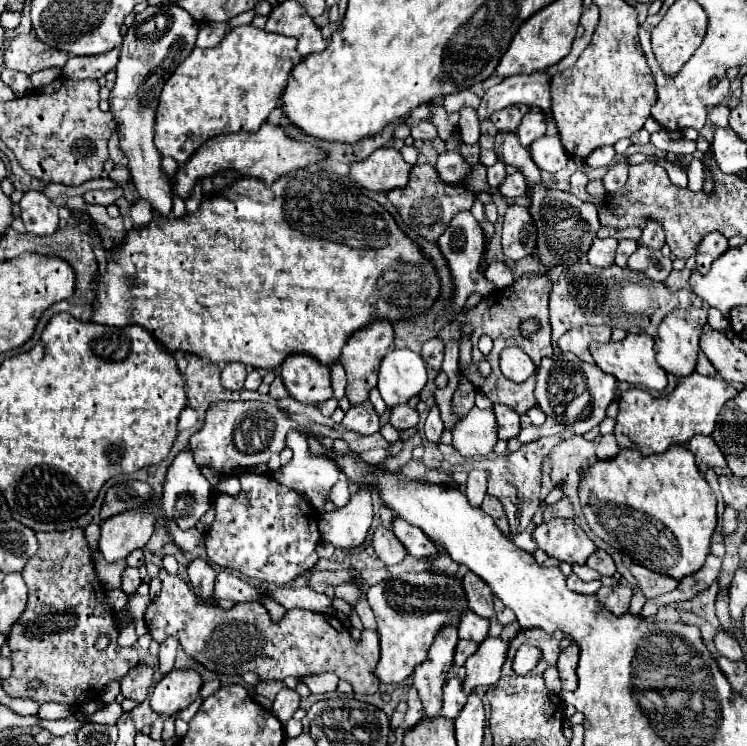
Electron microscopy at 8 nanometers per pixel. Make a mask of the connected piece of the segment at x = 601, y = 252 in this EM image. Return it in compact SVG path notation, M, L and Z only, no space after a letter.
M609 237L609 239L595 239L587 251L587 259L591 265L597 267L607 267L609 263L613 263L615 257L615 247L617 247L617 239Z

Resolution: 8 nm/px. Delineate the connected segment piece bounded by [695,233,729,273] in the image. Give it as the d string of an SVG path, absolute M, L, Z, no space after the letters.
M709 233L709 235L705 235L705 239L699 243L697 255L695 255L697 257L697 269L701 273L707 273L709 265L717 257L721 257L727 249L729 249L727 247L727 239L721 233Z

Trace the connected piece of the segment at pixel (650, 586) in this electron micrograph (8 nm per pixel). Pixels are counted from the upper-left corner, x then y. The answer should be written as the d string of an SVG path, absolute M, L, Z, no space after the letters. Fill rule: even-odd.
M631 565L629 571L633 573L633 577L637 579L637 585L639 589L643 591L643 595L647 599L653 599L653 597L659 597L659 595L665 595L669 591L673 591L677 587L677 579L673 577L665 577L661 573L655 573L655 571L649 571L641 565Z

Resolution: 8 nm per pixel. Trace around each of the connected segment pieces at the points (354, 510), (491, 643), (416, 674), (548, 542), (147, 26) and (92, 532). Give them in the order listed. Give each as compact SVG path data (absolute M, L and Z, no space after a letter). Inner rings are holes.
M357 489L349 503L337 507L331 513L319 515L319 531L321 537L331 541L335 547L351 551L361 545L367 537L367 531L373 521L373 503L371 489Z
M497 637L485 639L479 645L477 653L471 655L465 662L466 677L463 680L463 692L469 695L476 686L493 685L501 673L505 657L507 657L507 645L501 639Z
M451 623L445 625L433 641L427 661L417 665L413 671L413 685L419 691L427 717L441 715L441 687L453 665L457 641L457 627Z
M551 519L533 529L533 541L549 557L567 563L585 563L589 555L595 553L593 541L583 533L583 529L573 519Z
M153 5L135 15L129 27L121 57L115 67L117 81L109 95L111 113L117 121L117 133L121 149L129 161L131 181L141 199L147 199L159 215L171 213L171 187L167 175L161 171L161 155L153 143L153 121L159 93L171 73L189 57L195 49L195 39L199 33L199 23L185 13L179 5ZM115 105L115 107L113 107Z
M87 525L85 527L85 539L87 539L89 547L95 549L95 551L99 547L99 537L101 537L101 527L99 525Z

